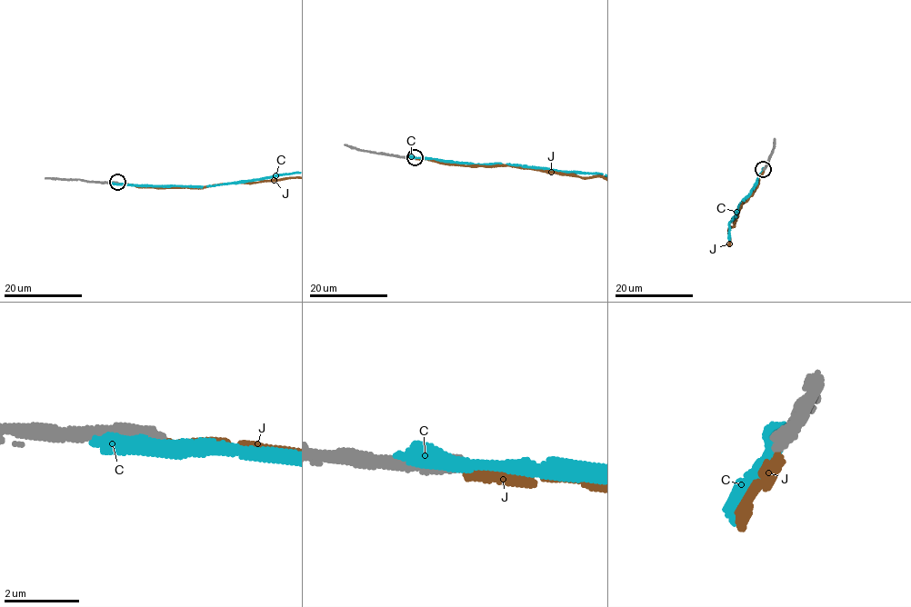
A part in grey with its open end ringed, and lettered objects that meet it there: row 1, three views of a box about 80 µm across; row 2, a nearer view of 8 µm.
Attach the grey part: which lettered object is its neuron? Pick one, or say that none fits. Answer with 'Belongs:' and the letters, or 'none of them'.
Belongs: none of them

